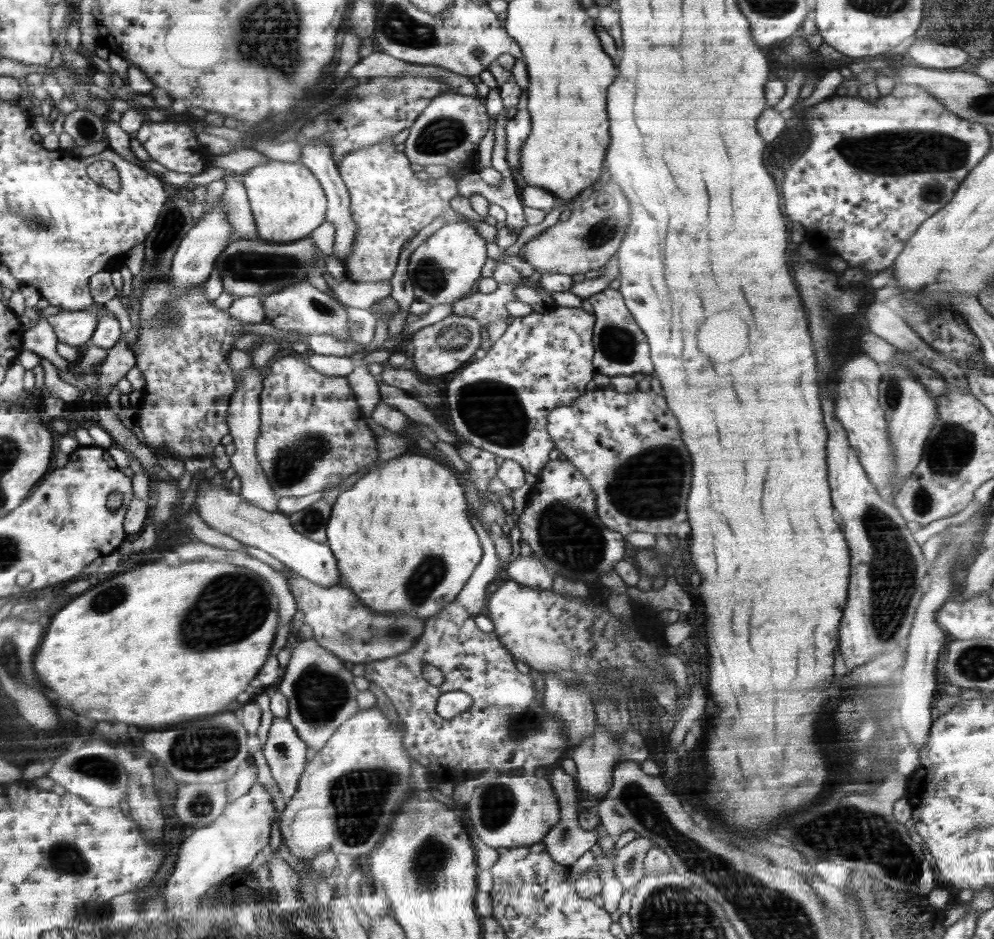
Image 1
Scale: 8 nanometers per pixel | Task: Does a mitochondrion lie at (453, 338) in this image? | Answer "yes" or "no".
yes

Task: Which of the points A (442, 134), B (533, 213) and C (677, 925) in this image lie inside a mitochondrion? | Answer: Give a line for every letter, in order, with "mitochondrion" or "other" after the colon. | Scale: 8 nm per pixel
A: mitochondrion
B: other
C: mitochondrion

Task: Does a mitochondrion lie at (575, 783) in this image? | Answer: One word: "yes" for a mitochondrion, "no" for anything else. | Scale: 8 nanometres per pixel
no

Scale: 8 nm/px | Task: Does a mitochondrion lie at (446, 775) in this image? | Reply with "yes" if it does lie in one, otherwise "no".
no

